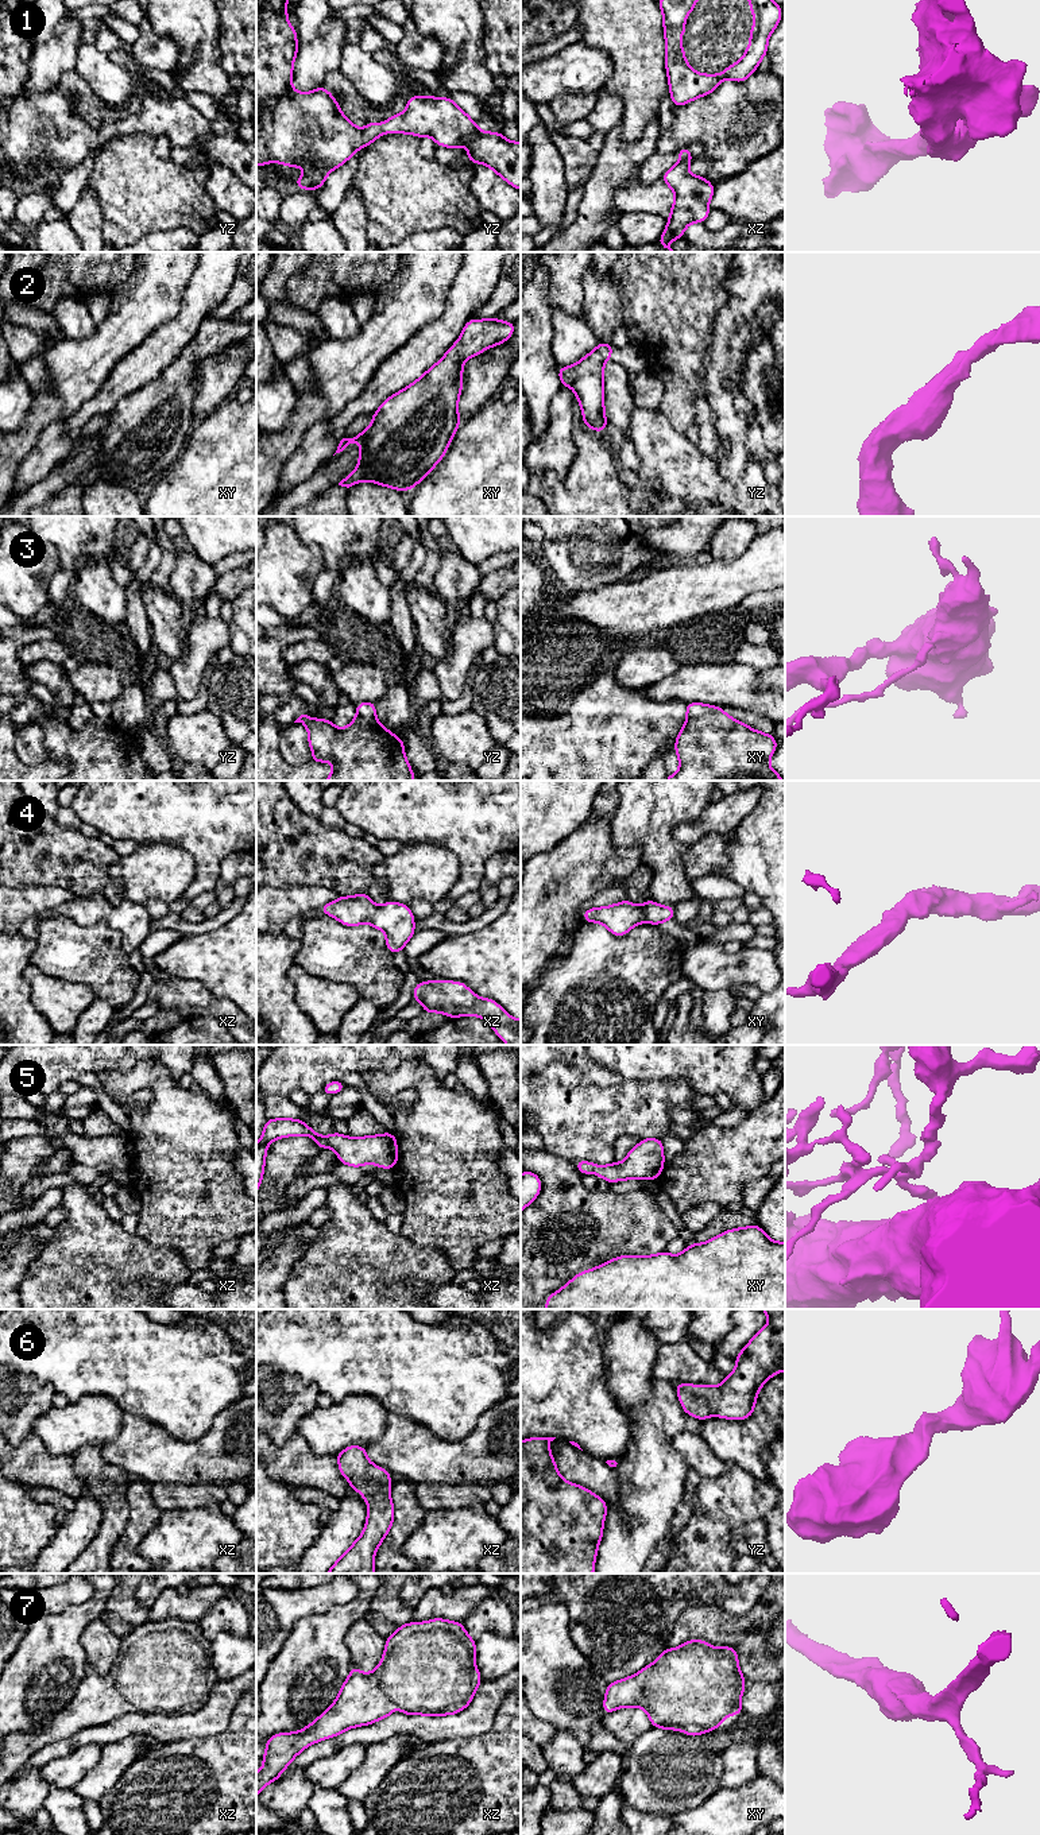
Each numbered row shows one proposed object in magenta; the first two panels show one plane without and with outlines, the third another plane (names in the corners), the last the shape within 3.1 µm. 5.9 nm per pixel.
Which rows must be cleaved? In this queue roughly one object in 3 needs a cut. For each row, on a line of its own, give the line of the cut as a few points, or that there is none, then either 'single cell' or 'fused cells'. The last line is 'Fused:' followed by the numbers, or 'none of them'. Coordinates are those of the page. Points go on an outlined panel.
1: no cut; single cell
2: no cut; single cell
3: no cut; single cell
4: no cut; single cell
5: no cut; single cell
6: no cut; single cell
7: no cut; single cell
Fused: none of them

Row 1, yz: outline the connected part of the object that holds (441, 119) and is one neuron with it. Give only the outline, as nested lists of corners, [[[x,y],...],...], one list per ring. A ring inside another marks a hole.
[[[256,0],[256,112],[268,101],[275,104],[260,119],[256,120],[256,164],[266,166],[270,162],[278,162],[283,166],[309,167],[310,170],[295,181],[297,189],[320,189],[326,175],[343,166],[357,150],[375,142],[384,132],[411,133],[421,138],[432,136],[437,146],[460,150],[468,139],[467,160],[483,163],[492,169],[502,179],[515,189],[521,190],[521,142],[510,142],[500,132],[483,132],[476,123],[459,108],[452,97],[420,97],[410,96],[405,112],[388,117],[384,123],[370,121],[363,129],[357,129],[353,123],[343,115],[337,100],[325,89],[325,85],[309,92],[301,93],[291,88],[293,63],[298,53],[297,31],[287,20],[287,0]]]

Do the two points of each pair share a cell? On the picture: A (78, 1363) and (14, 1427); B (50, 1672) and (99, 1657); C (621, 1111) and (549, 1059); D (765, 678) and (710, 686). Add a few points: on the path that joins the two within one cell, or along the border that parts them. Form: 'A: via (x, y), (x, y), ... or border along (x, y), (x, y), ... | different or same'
A: border along (24, 1374), (49, 1384), (55, 1392) | different
B: border along (82, 1630), (80, 1644), (88, 1665) | different
C: via (603, 1106), (596, 1106), (567, 1076) | same
D: border along (757, 672), (757, 681), (761, 685), (770, 686) | different

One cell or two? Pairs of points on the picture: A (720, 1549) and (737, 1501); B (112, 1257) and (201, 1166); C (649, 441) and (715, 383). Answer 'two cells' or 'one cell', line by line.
A: one cell
B: two cells
C: two cells

